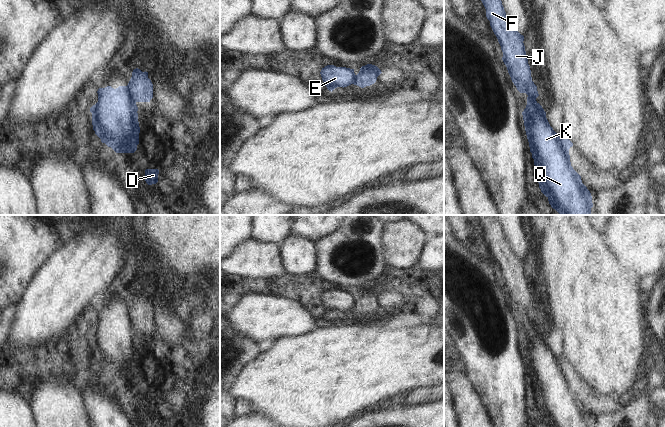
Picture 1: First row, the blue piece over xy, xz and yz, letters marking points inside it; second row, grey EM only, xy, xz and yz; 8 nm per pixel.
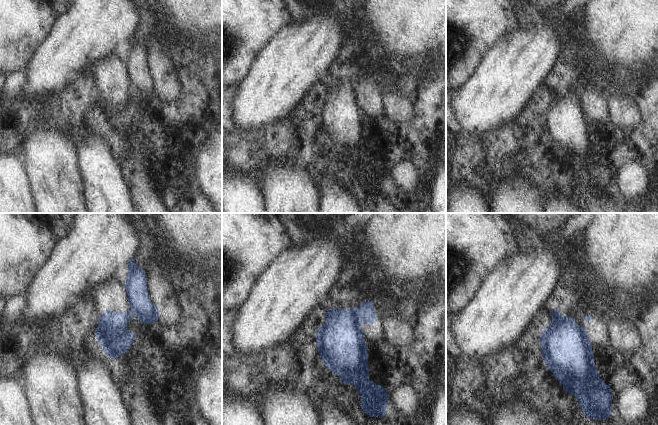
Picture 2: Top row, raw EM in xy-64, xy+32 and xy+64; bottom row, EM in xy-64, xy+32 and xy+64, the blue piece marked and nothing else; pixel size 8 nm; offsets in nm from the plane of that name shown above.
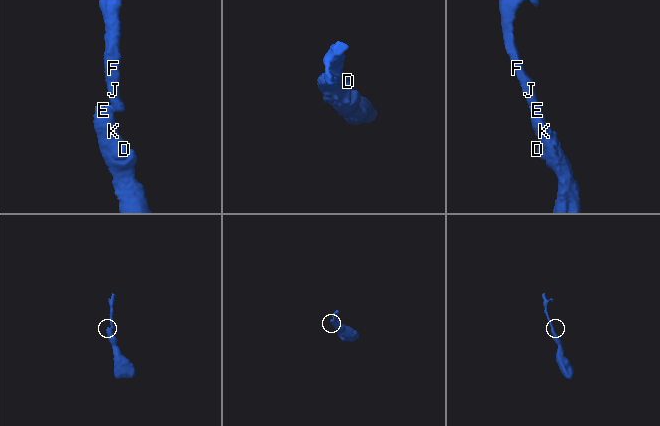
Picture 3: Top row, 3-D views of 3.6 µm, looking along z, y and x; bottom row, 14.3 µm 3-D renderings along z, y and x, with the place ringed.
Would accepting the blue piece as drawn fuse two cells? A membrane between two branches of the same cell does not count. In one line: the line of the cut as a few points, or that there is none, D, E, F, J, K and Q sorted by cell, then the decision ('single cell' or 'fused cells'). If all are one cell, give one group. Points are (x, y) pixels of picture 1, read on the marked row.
xy (126, 86), (129, 96), (135, 102) | D E K Q / F J | fused cells

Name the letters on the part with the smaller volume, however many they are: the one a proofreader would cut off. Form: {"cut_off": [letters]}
{"cut_off": ["F", "J"]}

